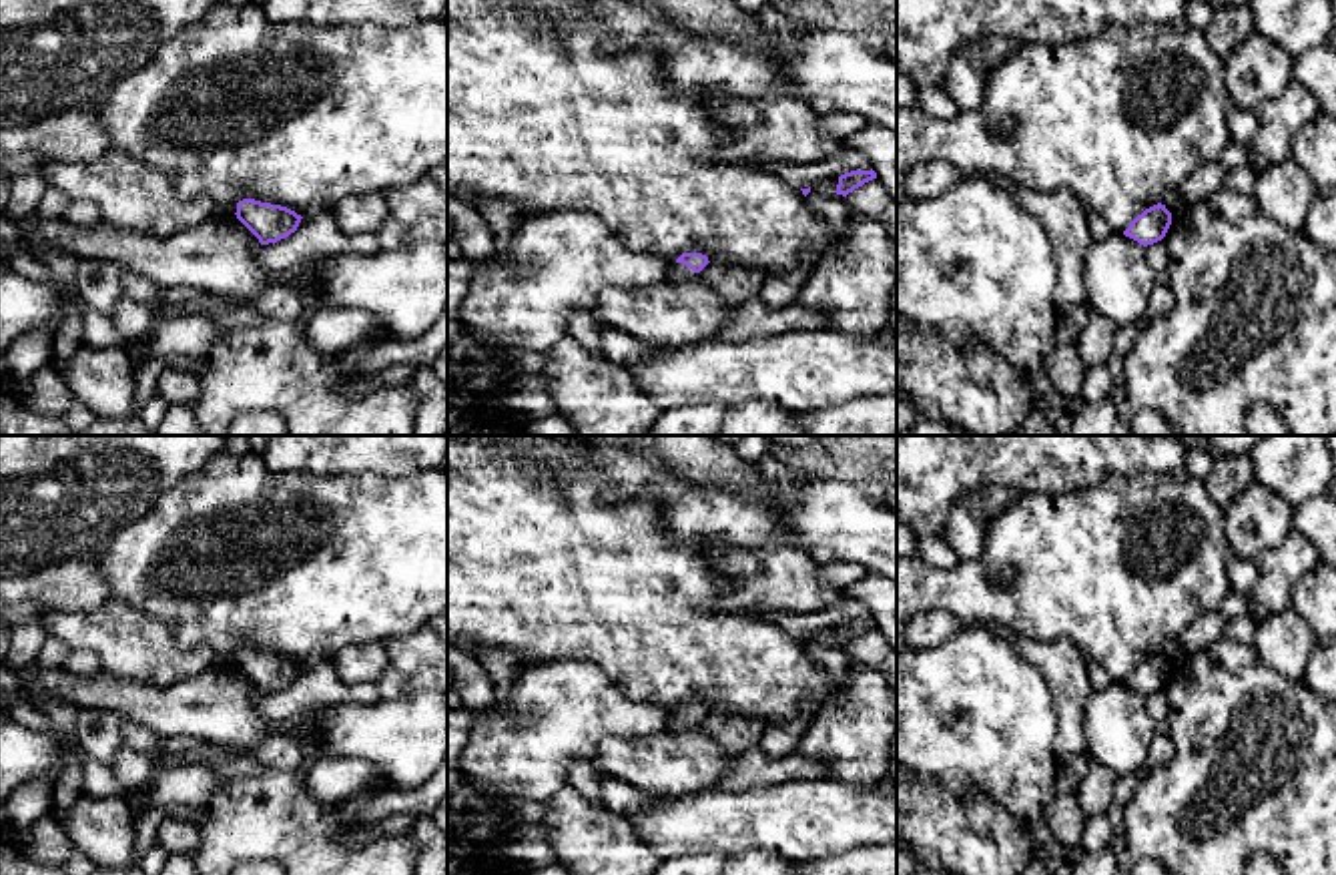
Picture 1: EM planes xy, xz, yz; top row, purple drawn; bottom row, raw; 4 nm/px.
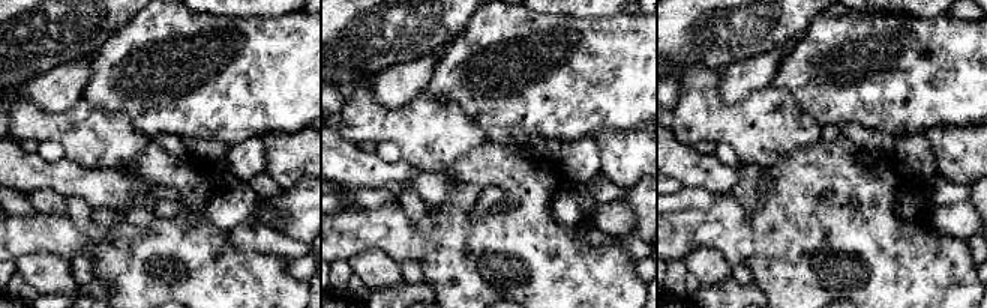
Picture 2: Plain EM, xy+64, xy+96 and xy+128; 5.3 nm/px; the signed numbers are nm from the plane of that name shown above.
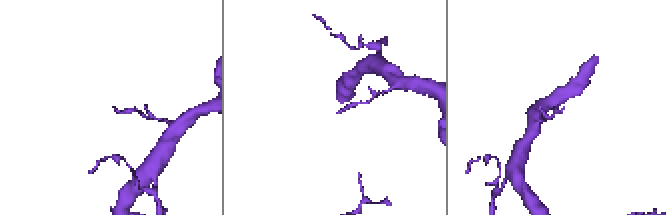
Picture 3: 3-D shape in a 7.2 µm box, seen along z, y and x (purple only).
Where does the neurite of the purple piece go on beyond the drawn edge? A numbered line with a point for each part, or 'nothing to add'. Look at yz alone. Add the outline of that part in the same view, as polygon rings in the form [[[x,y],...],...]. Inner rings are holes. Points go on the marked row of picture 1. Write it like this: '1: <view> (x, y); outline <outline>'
nothing to add

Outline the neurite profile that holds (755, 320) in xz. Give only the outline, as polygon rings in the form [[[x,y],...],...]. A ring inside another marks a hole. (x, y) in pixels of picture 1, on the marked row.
[[[758,297],[736,307],[730,321],[706,343],[750,343],[790,331],[830,329],[824,315],[798,303],[772,307]]]

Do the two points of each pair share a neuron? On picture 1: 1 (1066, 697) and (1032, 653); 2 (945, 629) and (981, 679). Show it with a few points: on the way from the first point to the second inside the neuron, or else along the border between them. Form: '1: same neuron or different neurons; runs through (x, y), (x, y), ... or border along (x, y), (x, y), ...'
1: same neuron; runs through (1066, 685), (1044, 661)
2: different neurons; border along (963, 629), (939, 645), (917, 651)

